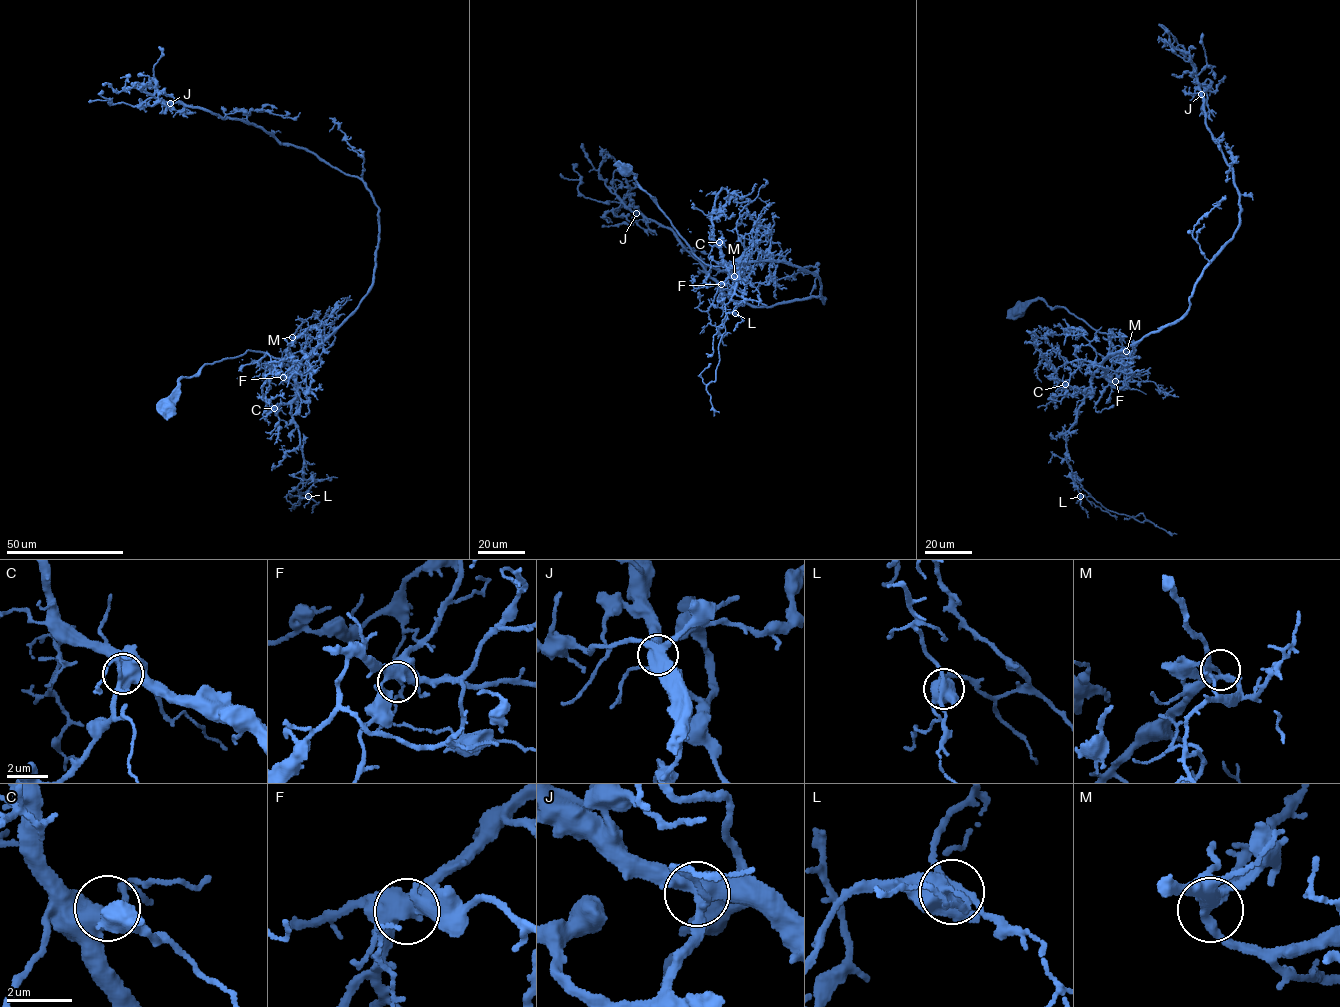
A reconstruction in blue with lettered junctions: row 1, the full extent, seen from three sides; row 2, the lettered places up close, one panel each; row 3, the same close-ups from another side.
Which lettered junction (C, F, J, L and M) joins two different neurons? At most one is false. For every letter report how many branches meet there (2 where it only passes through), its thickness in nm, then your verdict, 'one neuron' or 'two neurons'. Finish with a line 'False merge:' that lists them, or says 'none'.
C: 4 branches meet; 400 nm thick; one neuron
F: 5 branches meet; 440 nm thick; one neuron
J: 4 branches meet; 440 nm thick; one neuron
L: 4 branches meet; 550 nm thick; one neuron
M: 4 branches meet; 280 nm thick; one neuron
False merge: none

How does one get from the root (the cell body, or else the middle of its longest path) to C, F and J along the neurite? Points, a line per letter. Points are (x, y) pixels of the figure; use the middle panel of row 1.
C: (626, 169), (702, 261), (714, 266), (742, 262), (738, 260), (738, 267), (724, 261), (719, 242)
F: (626, 169), (705, 263), (741, 262), (721, 284)
J: (626, 169), (705, 263), (794, 265), (817, 276), (824, 303), (732, 301), (671, 230), (636, 213)

